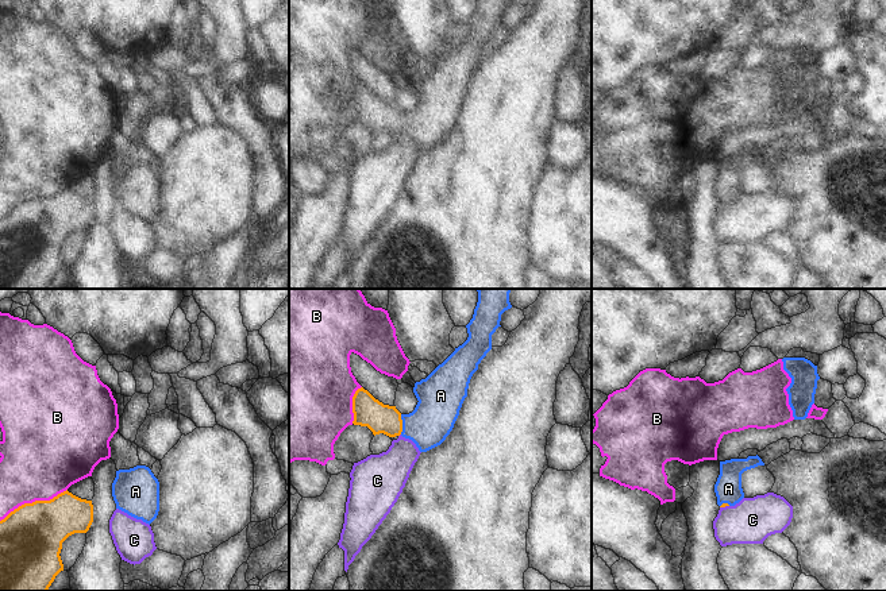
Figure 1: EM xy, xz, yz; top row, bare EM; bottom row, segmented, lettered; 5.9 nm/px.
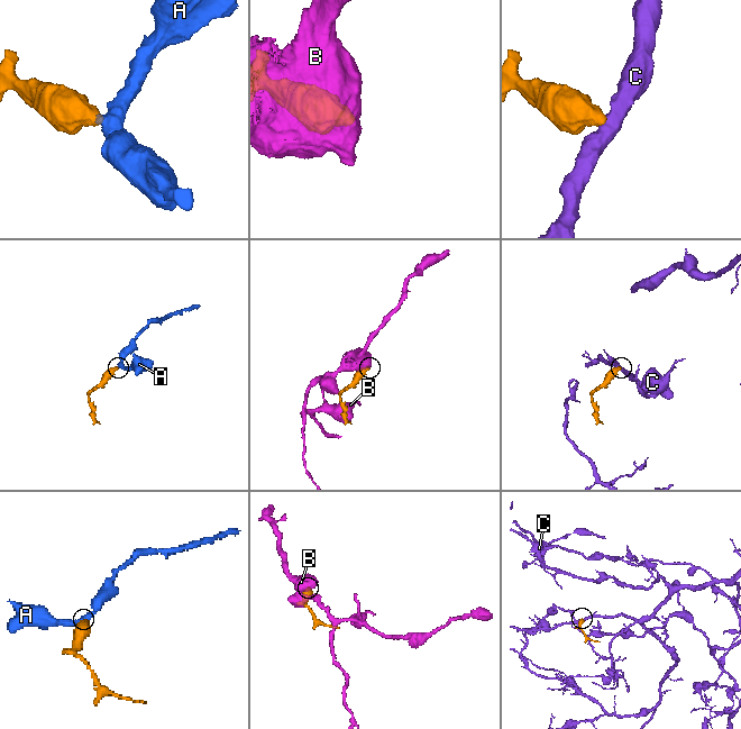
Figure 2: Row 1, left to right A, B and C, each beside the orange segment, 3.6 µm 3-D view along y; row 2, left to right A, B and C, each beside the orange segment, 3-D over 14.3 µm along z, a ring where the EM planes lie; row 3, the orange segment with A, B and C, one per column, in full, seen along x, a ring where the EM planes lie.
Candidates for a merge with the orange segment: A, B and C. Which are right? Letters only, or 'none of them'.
A

